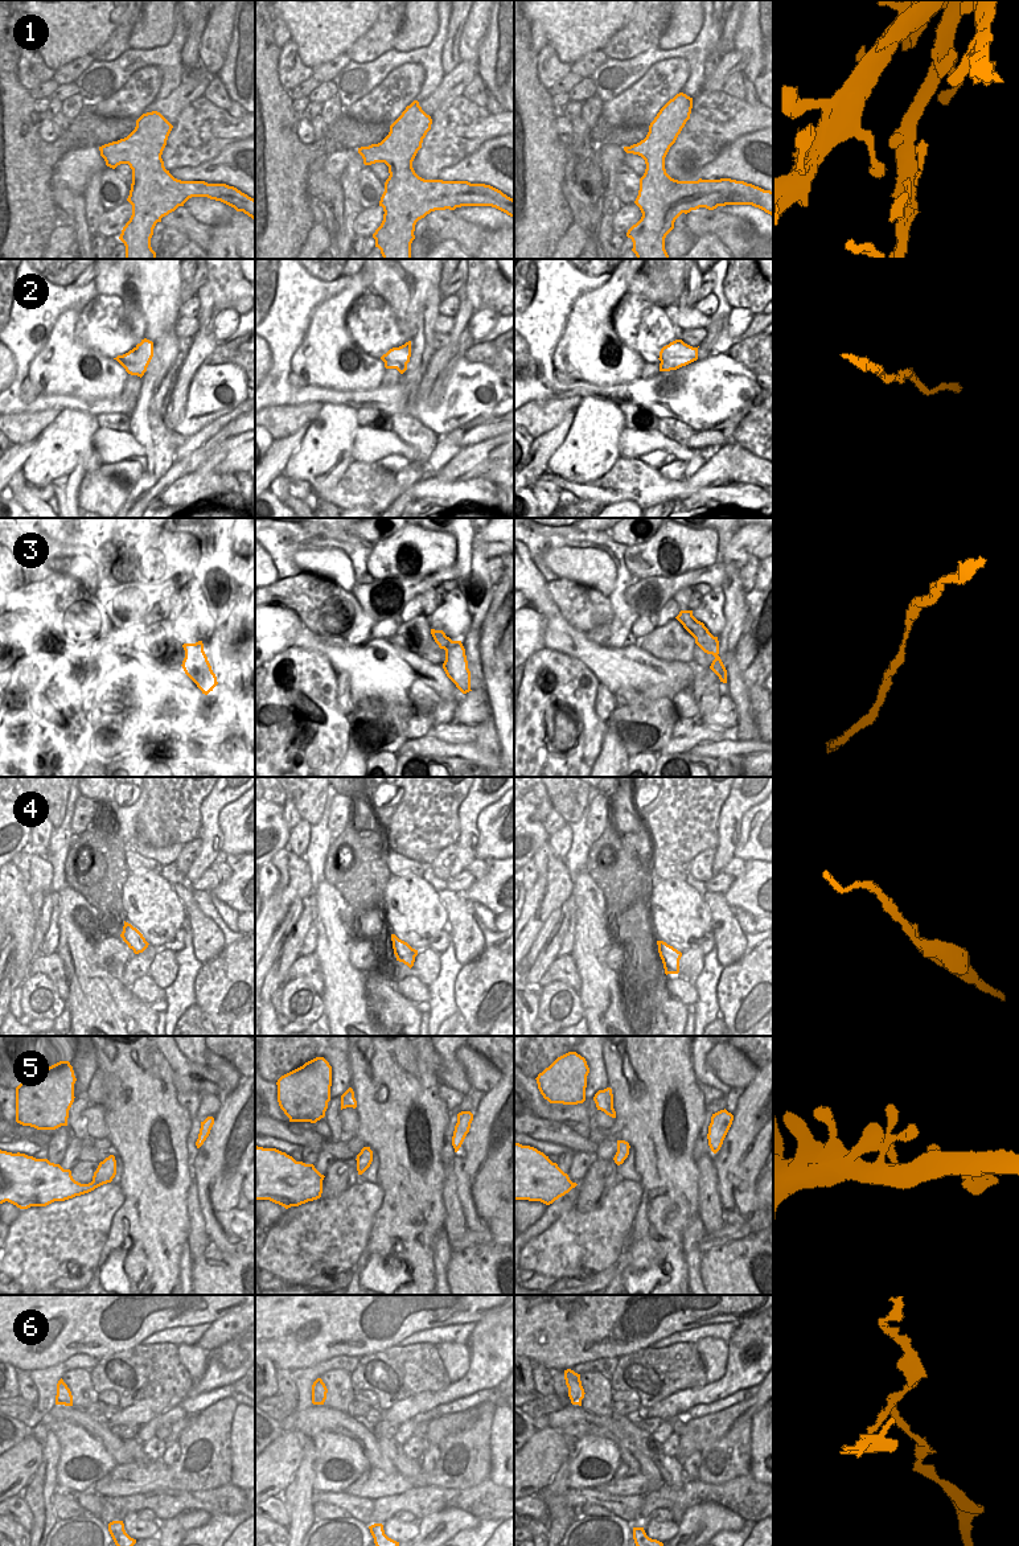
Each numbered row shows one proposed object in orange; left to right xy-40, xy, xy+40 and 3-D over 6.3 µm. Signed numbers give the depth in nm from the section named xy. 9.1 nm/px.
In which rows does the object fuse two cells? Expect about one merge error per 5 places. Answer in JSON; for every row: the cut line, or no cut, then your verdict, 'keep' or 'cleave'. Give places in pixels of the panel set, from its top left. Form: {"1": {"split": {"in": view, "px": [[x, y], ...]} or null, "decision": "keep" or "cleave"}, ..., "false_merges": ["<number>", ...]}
{"1": {"split": null, "decision": "keep"}, "2": {"split": null, "decision": "keep"}, "3": {"split": null, "decision": "keep"}, "4": {"split": null, "decision": "keep"}, "5": {"split": null, "decision": "keep"}, "6": {"split": null, "decision": "keep"}, "false_merges": []}

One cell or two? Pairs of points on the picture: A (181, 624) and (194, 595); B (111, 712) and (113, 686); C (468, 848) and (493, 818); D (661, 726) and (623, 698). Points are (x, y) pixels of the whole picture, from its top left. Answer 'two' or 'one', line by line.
A: one
B: two
C: two
D: one

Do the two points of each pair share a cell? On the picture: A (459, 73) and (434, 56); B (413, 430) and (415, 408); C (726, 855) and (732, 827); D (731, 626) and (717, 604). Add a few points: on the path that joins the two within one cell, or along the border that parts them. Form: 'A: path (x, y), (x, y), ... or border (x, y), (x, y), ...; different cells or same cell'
A: border (446, 74), (442, 82), (424, 98); different cells
B: border (393, 414), (410, 414), (438, 436); different cells
C: path (726, 848), (728, 834); same cell
D: border (720, 588), (723, 592), (724, 628), (718, 637); different cells

